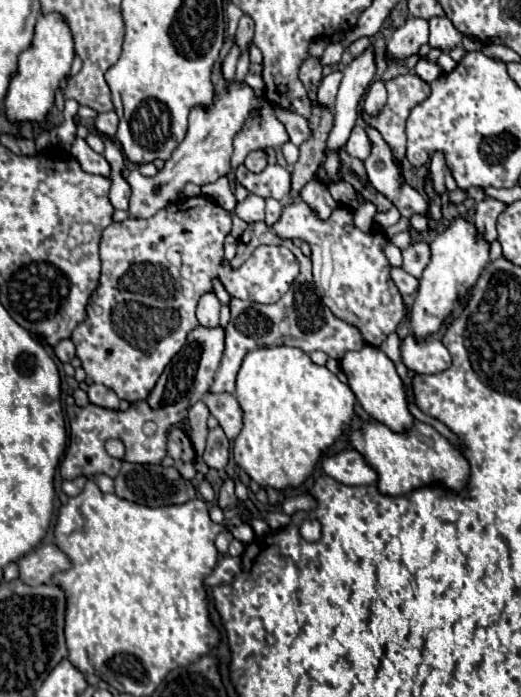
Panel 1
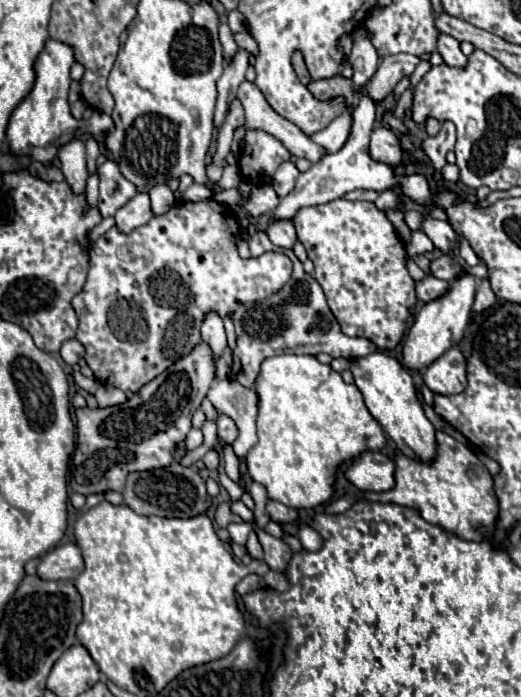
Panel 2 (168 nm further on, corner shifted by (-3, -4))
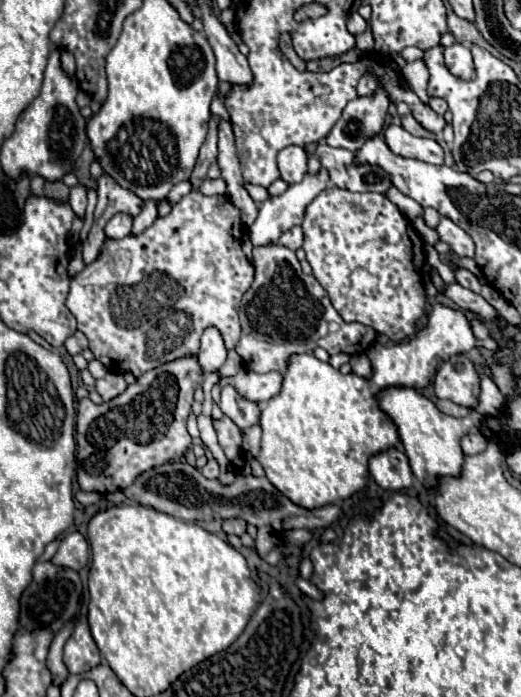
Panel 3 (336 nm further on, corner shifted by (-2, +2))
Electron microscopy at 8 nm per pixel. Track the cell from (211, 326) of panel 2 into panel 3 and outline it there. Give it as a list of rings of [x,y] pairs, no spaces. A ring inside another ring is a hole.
[[[215,327],[205,329],[203,337],[201,337],[201,349],[197,353],[197,361],[203,369],[203,373],[213,373],[219,371],[221,365],[225,363],[227,357],[227,349],[223,345],[223,337]]]

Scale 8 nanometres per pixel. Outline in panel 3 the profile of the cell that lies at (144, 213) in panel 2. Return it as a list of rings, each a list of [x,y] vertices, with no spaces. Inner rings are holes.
[[[115,215],[107,225],[105,225],[105,235],[107,239],[121,239],[121,237],[127,237],[131,233],[131,223],[133,219],[129,215]]]

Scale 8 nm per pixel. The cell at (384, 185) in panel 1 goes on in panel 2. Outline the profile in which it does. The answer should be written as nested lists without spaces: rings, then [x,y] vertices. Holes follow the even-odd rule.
[[[424,215],[422,219],[422,231],[432,239],[432,243],[448,253],[452,251],[456,245],[458,245],[458,235],[456,231],[450,227],[448,221],[438,221],[438,219],[432,219],[430,215]]]

